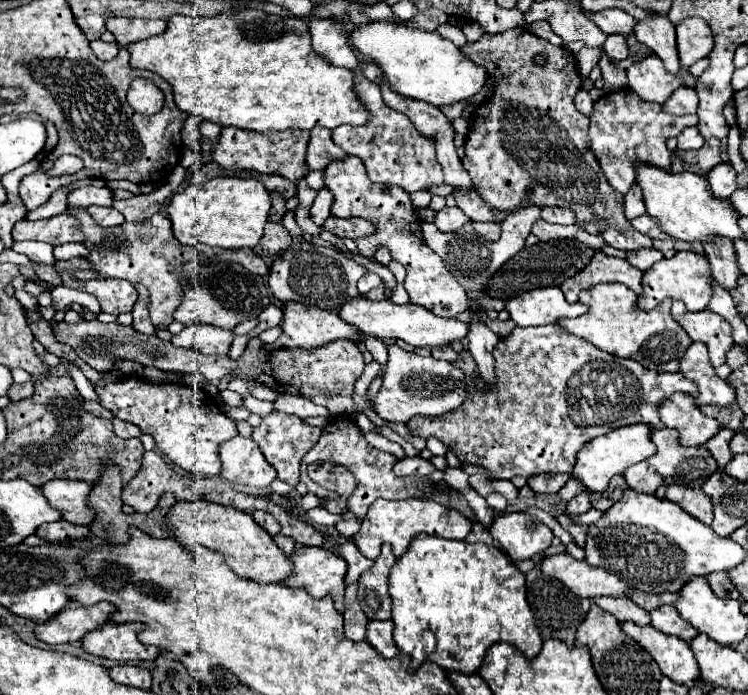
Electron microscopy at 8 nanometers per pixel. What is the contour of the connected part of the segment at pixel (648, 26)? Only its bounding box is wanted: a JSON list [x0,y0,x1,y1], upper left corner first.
[635,12,697,88]

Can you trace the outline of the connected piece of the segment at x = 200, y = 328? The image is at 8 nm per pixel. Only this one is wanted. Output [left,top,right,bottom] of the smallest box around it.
[171,324,233,354]

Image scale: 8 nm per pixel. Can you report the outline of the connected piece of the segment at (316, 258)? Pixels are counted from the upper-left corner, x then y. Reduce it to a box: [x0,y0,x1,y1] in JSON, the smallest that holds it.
[269,242,367,312]

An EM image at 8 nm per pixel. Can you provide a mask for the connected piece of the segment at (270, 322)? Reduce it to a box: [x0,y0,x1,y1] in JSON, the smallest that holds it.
[248,303,283,340]

